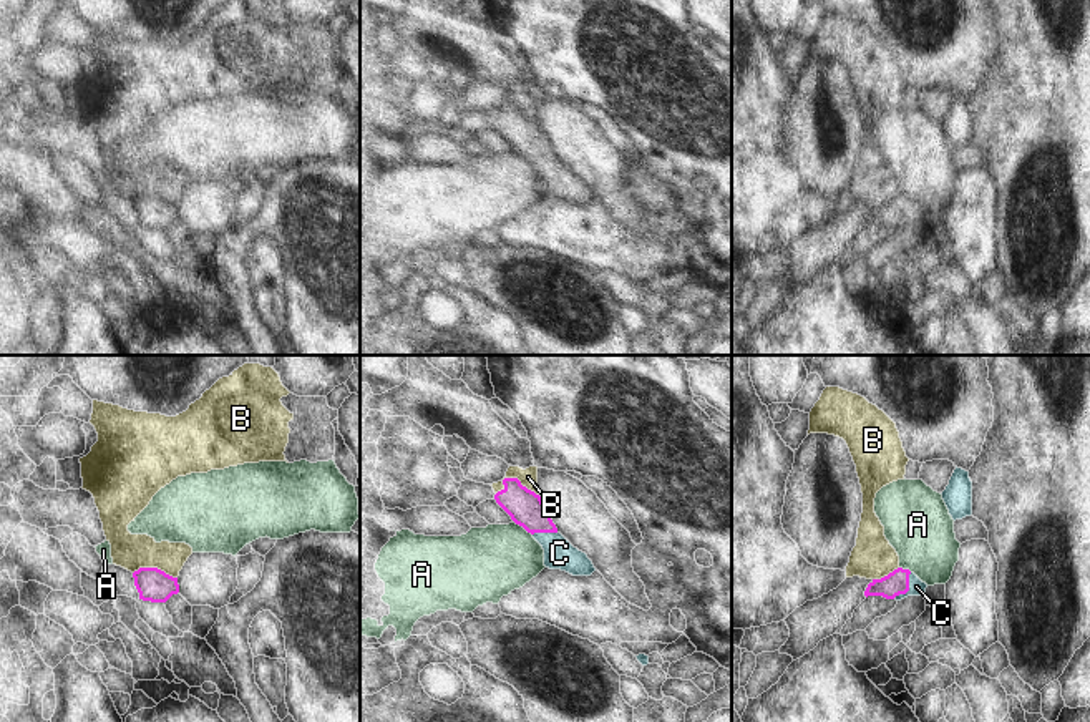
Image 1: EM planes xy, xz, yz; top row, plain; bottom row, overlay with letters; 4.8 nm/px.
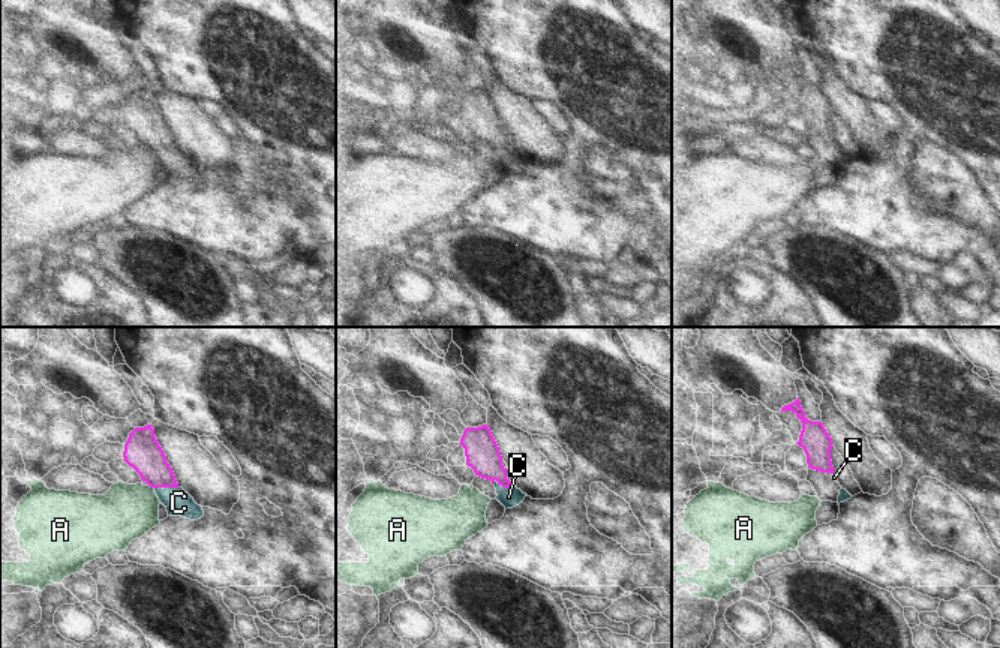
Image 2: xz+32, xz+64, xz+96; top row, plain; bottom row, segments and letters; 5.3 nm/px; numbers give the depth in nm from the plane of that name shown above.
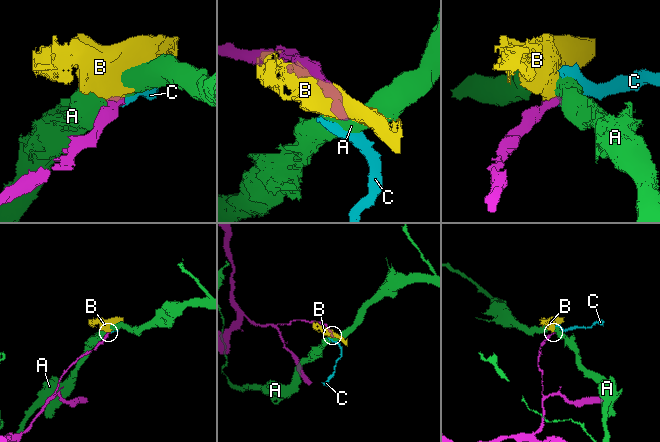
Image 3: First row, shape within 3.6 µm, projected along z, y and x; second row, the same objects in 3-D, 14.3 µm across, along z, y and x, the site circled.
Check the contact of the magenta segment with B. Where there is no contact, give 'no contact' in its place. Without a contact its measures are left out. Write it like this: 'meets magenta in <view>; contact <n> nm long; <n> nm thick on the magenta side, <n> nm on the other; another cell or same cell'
meets magenta in xz; contact 200 nm long; 170 nm thick on the magenta side, 90 nm on the other; another cell

